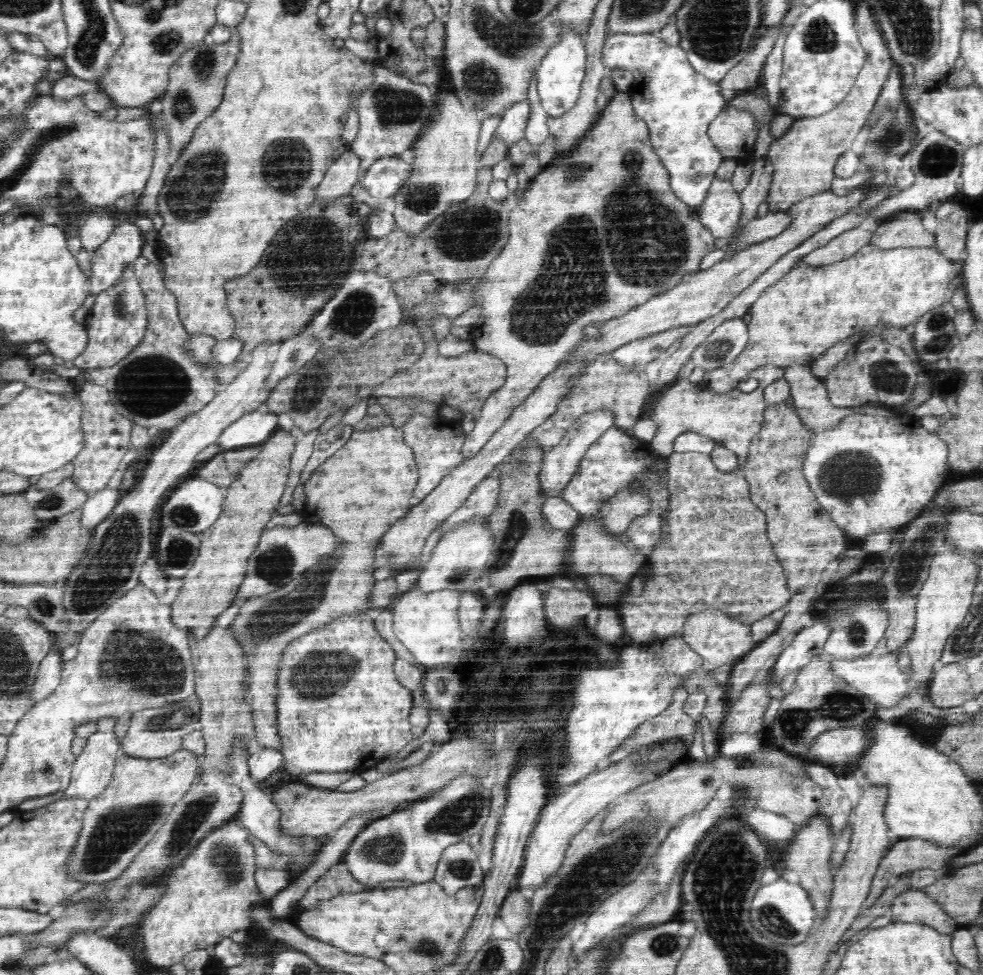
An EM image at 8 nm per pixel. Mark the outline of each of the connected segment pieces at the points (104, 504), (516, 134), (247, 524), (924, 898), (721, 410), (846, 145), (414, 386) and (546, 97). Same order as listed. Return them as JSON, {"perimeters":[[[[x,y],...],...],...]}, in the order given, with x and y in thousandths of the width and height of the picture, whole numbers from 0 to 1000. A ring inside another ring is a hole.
{"perimeters":[[[[109,497],[108,501],[96,505],[81,521],[81,539],[95,546],[100,537],[104,537],[112,529],[123,510],[121,498],[111,499]]],[[[536,103],[521,107],[512,117],[502,142],[507,142],[514,146],[518,151],[531,144],[534,137],[534,131],[539,119],[539,108]]],[[[285,440],[285,443],[277,445],[277,449],[267,457],[267,464],[244,484],[244,488],[240,490],[240,494],[236,494],[236,498],[232,501],[232,509],[227,515],[227,521],[222,533],[208,547],[203,548],[205,558],[203,558],[203,570],[199,572],[197,585],[193,585],[189,591],[186,591],[186,600],[182,603],[180,612],[175,619],[175,632],[177,634],[175,640],[181,644],[188,645],[192,650],[197,650],[199,656],[205,656],[210,652],[199,652],[199,646],[210,646],[208,650],[212,650],[214,642],[220,636],[203,636],[203,634],[220,634],[222,630],[226,630],[230,624],[234,624],[240,613],[242,601],[246,599],[248,591],[250,591],[250,581],[252,581],[252,572],[254,568],[260,564],[266,549],[271,544],[271,536],[275,535],[275,531],[281,527],[281,521],[284,519],[284,513],[289,509],[289,501],[293,494],[293,488],[296,484],[296,468],[300,461],[300,448],[295,444]]],[[[926,913],[909,922],[904,934],[906,946],[934,946],[958,958],[969,958],[976,952],[973,945],[959,935],[950,921],[938,913]]],[[[779,373],[763,382],[763,386],[772,392],[767,401],[757,403],[749,398],[741,405],[726,405],[719,397],[718,391],[707,396],[700,388],[690,388],[684,396],[671,402],[670,408],[664,412],[662,423],[654,427],[669,436],[662,458],[672,468],[680,469],[685,465],[686,450],[700,441],[706,441],[709,445],[720,447],[748,464],[752,469],[752,482],[757,481],[758,474],[761,473],[762,455],[765,455],[765,450],[773,444],[776,437],[777,425],[781,416],[777,409],[778,400],[782,394],[797,388],[798,378]]],[[[883,5],[870,7],[870,28],[877,49],[883,56],[863,98],[846,113],[829,120],[809,122],[797,139],[784,146],[780,160],[786,172],[782,201],[779,203],[783,218],[801,217],[818,203],[845,195],[851,164],[865,154],[869,142],[879,131],[903,82],[908,61],[896,29]]],[[[409,308],[410,323],[408,332],[418,332],[425,337],[431,348],[432,358],[429,365],[425,367],[417,377],[411,382],[405,382],[391,390],[389,394],[379,399],[380,407],[396,407],[403,409],[429,409],[439,412],[444,416],[455,415],[456,418],[468,419],[468,424],[473,427],[488,428],[492,411],[501,402],[505,401],[513,394],[516,386],[516,377],[513,371],[503,364],[489,362],[485,359],[474,361],[466,366],[456,367],[446,361],[446,350],[437,349],[437,334],[431,328],[417,321],[418,315],[414,308]]],[[[576,29],[574,35],[570,37],[570,43],[560,50],[545,72],[546,93],[553,114],[558,120],[566,121],[586,107],[595,79],[598,56],[593,46],[593,36],[587,35],[583,29]]]]}

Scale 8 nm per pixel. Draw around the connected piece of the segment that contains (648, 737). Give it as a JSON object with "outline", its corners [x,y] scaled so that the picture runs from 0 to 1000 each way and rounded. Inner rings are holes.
{"outline":[[[690,703],[685,709],[684,720],[680,726],[653,741],[623,773],[616,777],[616,783],[621,784],[637,777],[645,769],[669,759],[680,759],[693,757],[698,760],[698,765],[702,765],[706,759],[706,751],[713,748],[711,741],[706,741],[698,730],[696,730],[696,721],[700,716],[700,710],[694,703]]]}

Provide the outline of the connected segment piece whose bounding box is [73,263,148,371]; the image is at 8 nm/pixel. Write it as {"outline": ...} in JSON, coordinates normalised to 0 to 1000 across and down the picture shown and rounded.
{"outline":[[[130,270],[122,287],[97,304],[97,311],[86,328],[90,353],[87,353],[87,359],[75,367],[76,375],[83,381],[85,377],[108,377],[116,375],[126,365],[130,365],[146,347],[151,334],[148,312],[146,301],[137,282],[136,272]]]}

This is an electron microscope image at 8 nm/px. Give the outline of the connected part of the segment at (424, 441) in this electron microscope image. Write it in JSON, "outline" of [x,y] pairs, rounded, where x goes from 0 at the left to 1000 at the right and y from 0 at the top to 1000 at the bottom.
{"outline":[[[445,425],[444,428],[431,428],[422,426],[414,431],[410,438],[411,453],[419,461],[424,479],[424,496],[421,510],[424,514],[429,514],[445,498],[448,493],[458,487],[470,473],[470,458],[473,454],[474,446],[471,444],[469,429],[454,429]]]}

